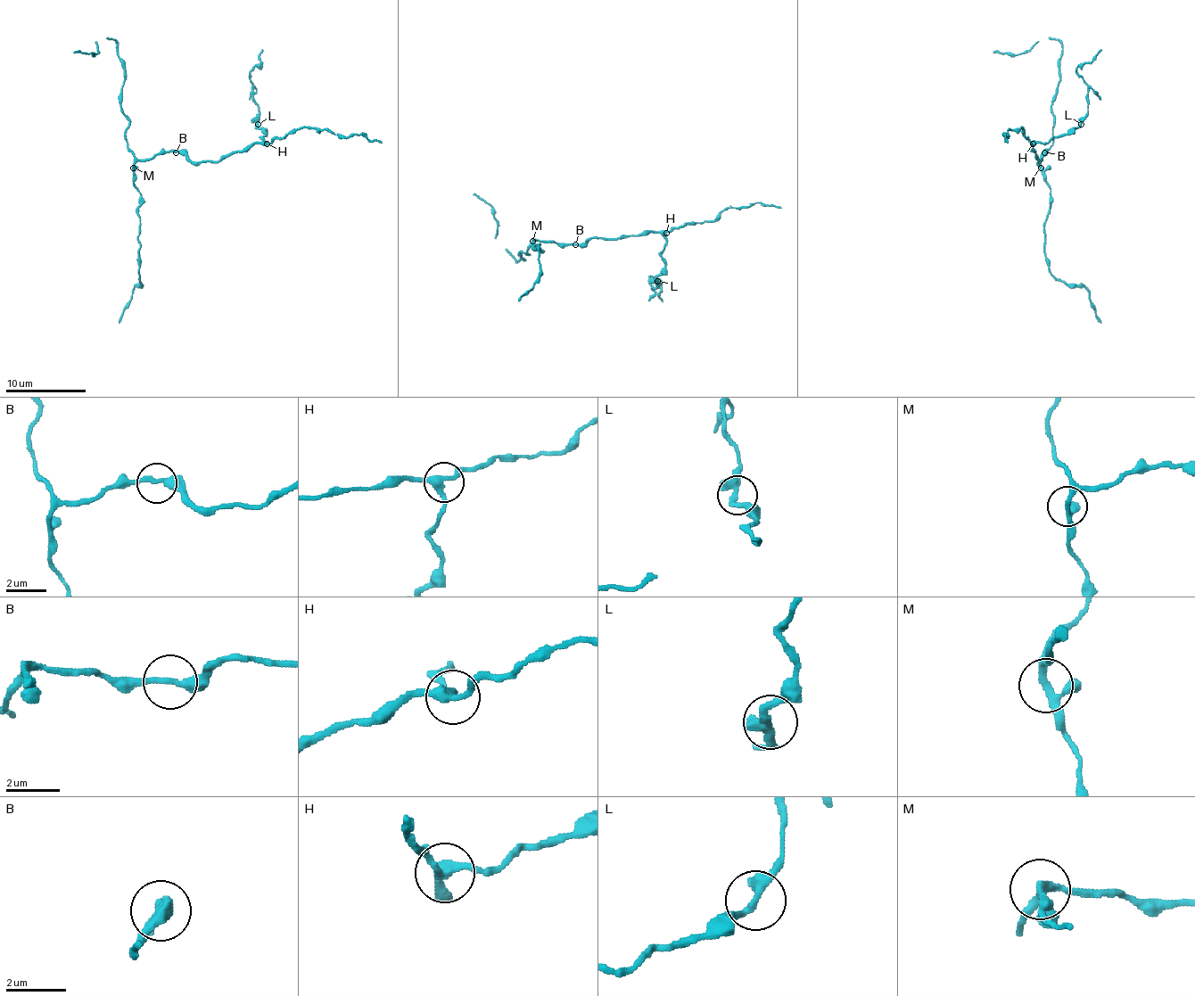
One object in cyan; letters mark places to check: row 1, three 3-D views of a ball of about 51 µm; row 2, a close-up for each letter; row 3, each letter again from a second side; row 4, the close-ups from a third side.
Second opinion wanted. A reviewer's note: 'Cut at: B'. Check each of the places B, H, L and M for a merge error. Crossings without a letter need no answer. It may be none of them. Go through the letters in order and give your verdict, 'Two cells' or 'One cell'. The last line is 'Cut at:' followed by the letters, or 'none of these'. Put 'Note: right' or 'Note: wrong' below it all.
B: One cell
H: One cell
L: One cell
M: One cell
Cut at: none of these
Note: wrong

